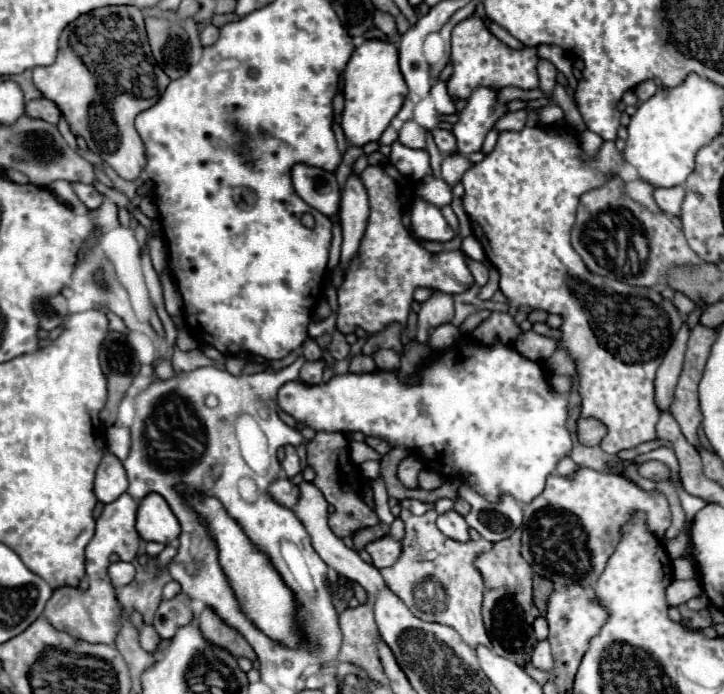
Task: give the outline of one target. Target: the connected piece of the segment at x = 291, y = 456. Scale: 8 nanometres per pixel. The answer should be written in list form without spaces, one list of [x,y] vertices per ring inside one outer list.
[[[286,445],[284,451],[286,451],[286,455],[284,455],[284,461],[282,461],[282,469],[284,469],[284,473],[286,473],[288,479],[294,479],[302,471],[296,447],[294,445]]]

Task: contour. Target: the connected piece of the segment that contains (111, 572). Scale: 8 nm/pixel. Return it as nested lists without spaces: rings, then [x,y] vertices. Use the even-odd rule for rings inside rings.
[[[124,561],[112,563],[108,567],[108,577],[110,577],[110,581],[112,581],[114,587],[128,585],[134,579],[134,565],[132,563],[124,563]]]

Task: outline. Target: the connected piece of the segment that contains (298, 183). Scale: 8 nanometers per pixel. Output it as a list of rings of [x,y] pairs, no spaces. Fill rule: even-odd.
[[[296,163],[292,167],[292,183],[296,193],[320,213],[332,217],[340,207],[340,187],[334,173],[306,163]]]

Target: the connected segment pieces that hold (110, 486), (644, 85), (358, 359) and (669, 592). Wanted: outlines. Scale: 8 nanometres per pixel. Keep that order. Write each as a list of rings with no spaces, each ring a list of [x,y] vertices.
[[[104,453],[94,481],[94,493],[102,503],[112,503],[128,489],[128,477],[122,461],[112,453]]]
[[[642,81],[642,83],[634,89],[634,93],[638,95],[640,101],[646,101],[646,99],[650,99],[650,97],[656,93],[656,89],[658,89],[658,85],[656,85],[654,81]]]
[[[356,355],[352,357],[350,361],[350,371],[352,373],[362,373],[362,371],[374,371],[376,365],[374,365],[374,359],[370,355]]]
[[[696,579],[692,581],[672,581],[670,587],[666,589],[666,601],[670,607],[678,607],[686,603],[692,597],[698,597],[702,593],[700,583]]]

